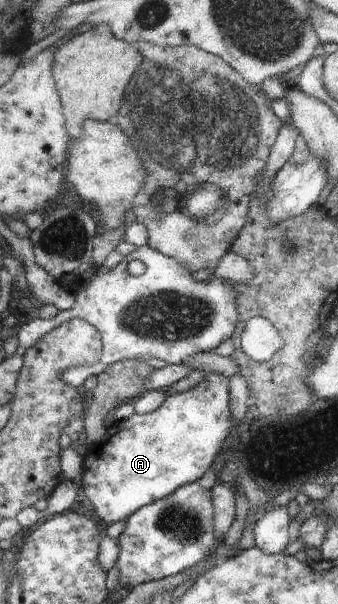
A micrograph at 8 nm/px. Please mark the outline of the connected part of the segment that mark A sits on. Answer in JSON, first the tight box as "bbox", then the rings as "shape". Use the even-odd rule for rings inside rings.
{"bbox":[83,375,233,526],"shape":[[[207,375],[197,387],[168,397],[157,411],[146,415],[136,413],[130,419],[117,422],[104,429],[103,439],[89,444],[83,488],[104,526],[129,520],[138,510],[175,494],[179,488],[194,483],[209,470],[233,426],[227,379],[223,375]]]}

